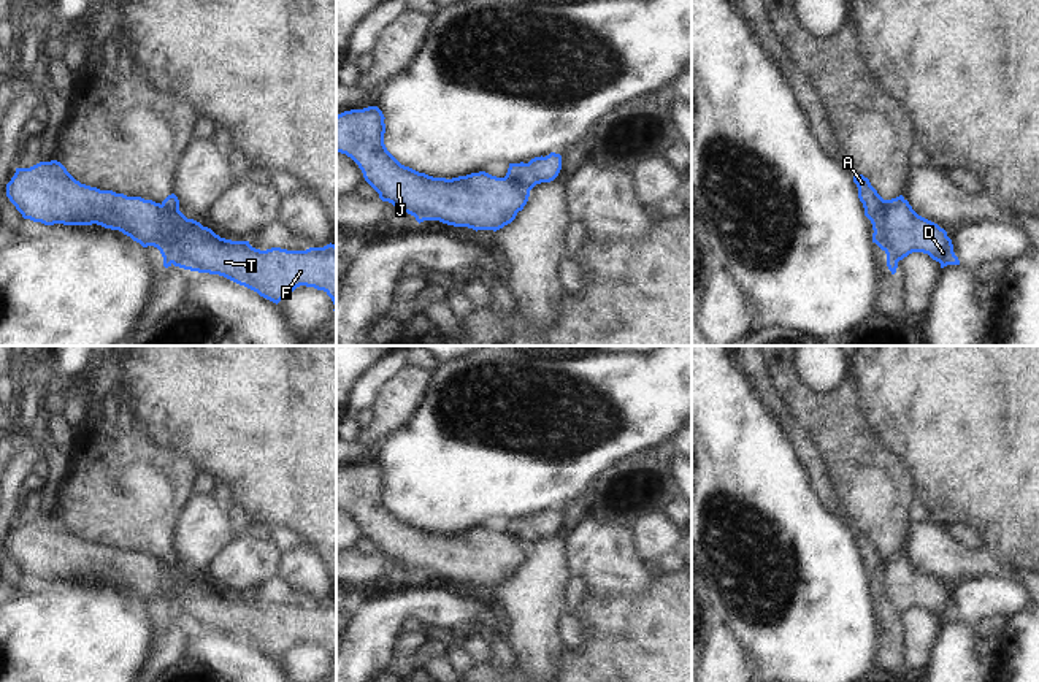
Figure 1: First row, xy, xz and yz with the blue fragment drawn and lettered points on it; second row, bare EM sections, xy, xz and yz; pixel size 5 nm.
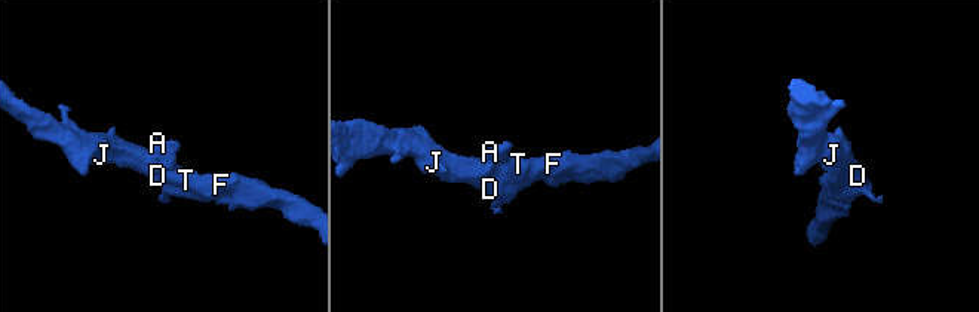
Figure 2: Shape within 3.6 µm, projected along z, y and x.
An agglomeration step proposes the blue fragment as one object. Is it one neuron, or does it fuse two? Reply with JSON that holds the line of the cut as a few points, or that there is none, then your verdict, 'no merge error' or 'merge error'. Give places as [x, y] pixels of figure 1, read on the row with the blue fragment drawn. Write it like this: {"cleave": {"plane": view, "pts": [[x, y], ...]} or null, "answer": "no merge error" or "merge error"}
{"cleave": {"plane": "yz", "pts": [[903, 197], [892, 203], [884, 214], [884, 249]]}, "answer": "merge error"}

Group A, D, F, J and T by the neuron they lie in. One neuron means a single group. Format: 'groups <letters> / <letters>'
groups A / D F J T

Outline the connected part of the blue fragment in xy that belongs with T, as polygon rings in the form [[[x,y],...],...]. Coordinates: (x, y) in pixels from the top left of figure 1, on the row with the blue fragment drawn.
[[[57,160],[40,162],[30,168],[16,168],[14,176],[6,184],[6,197],[24,219],[33,222],[44,225],[97,224],[119,230],[143,247],[157,247],[163,257],[165,268],[174,265],[190,271],[219,274],[276,305],[300,285],[314,287],[324,290],[332,298],[333,311],[336,311],[336,246],[332,243],[306,251],[281,247],[260,251],[252,247],[249,241],[220,238],[208,227],[197,233],[181,227],[176,214],[168,213],[160,203],[81,184]]]

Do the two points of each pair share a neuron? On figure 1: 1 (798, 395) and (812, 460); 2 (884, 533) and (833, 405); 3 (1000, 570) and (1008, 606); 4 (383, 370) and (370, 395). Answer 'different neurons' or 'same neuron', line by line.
1: different neurons
2: same neuron
3: different neurons
4: same neuron

